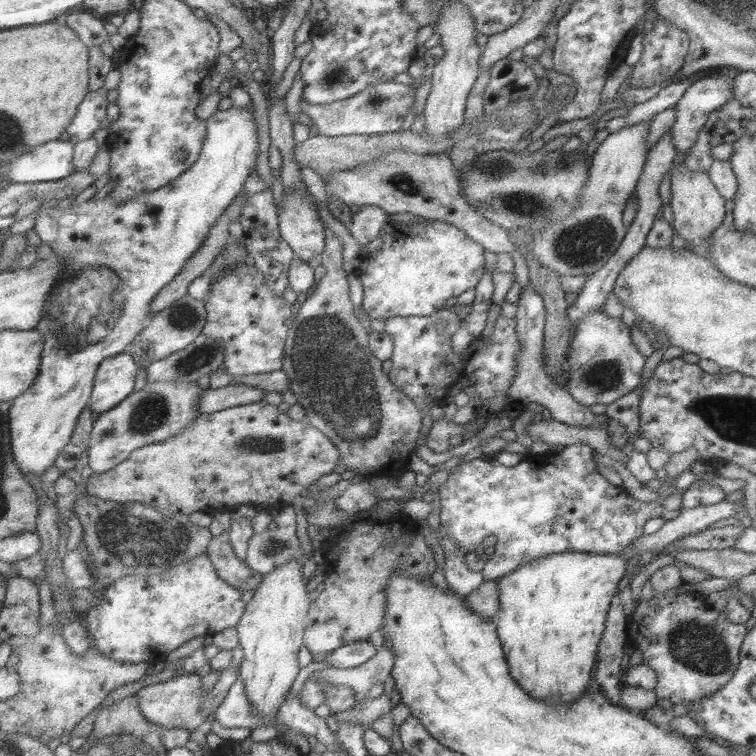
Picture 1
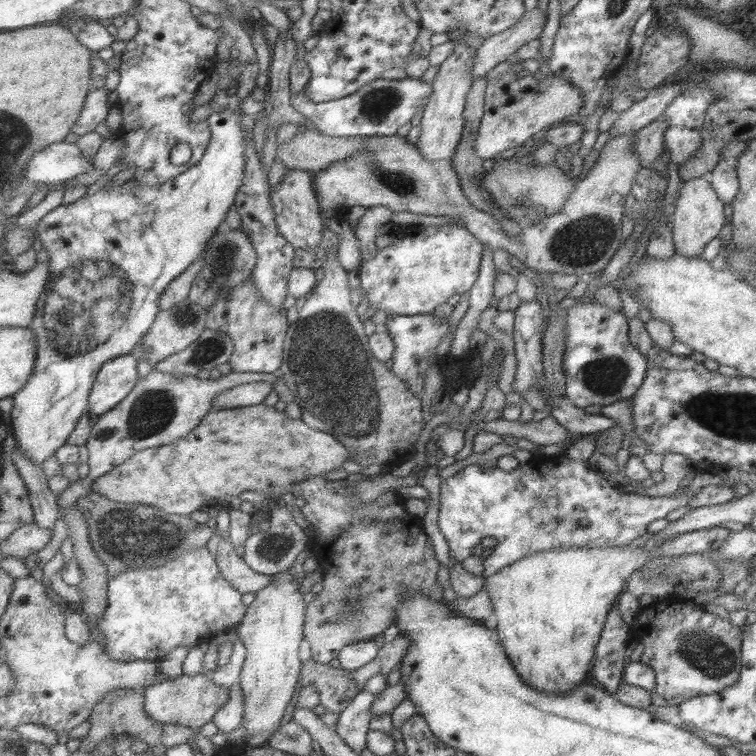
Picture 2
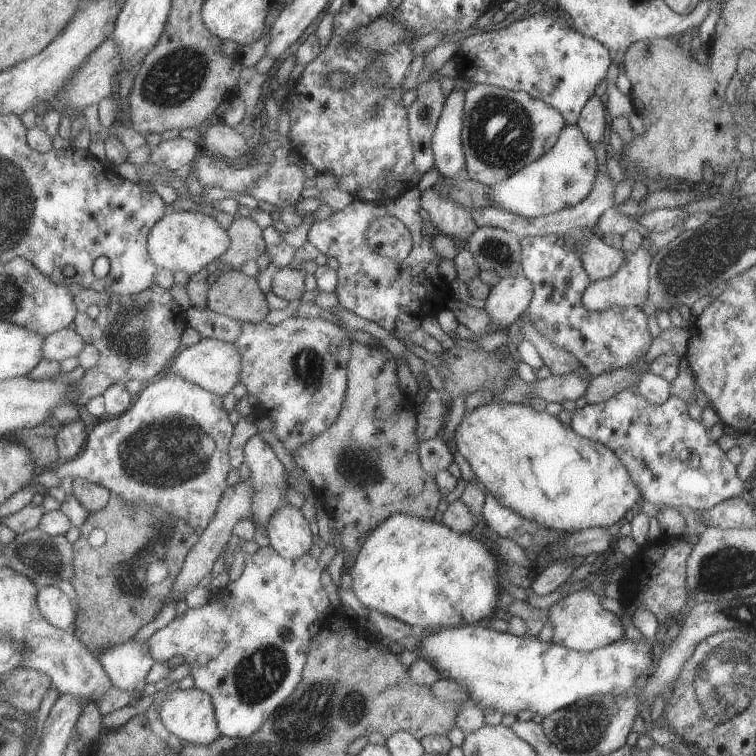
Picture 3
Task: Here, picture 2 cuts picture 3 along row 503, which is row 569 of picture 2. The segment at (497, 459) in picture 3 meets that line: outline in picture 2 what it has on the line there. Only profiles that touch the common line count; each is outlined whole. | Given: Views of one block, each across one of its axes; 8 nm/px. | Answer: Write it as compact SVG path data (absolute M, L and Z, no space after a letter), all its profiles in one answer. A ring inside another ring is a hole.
M711 527L677 535L657 547L649 546L644 541L635 541L619 547L605 545L605 547L595 548L567 547L543 550L503 567L496 574L491 574L489 578L483 578L482 588L488 594L492 614L497 619L494 632L513 669L517 671L517 677L521 678L525 685L535 689L541 688L545 693L565 693L577 687L583 682L589 670L607 614L616 604L615 598L622 594L631 574L640 570L653 558L711 552L721 546L729 533L733 532L728 528Z

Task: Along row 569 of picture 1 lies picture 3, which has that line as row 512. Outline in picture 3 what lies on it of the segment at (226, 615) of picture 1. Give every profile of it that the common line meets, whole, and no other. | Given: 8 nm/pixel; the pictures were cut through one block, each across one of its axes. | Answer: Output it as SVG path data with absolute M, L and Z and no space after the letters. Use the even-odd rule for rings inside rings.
M161 375L136 396L134 406L128 412L98 424L89 434L86 448L79 456L50 470L60 479L69 476L75 481L88 479L105 486L129 504L160 505L171 515L188 521L194 530L203 535L224 498L228 489L227 476L233 470L229 448L236 428L229 420L230 412L224 402L224 397L191 381L176 375Z

